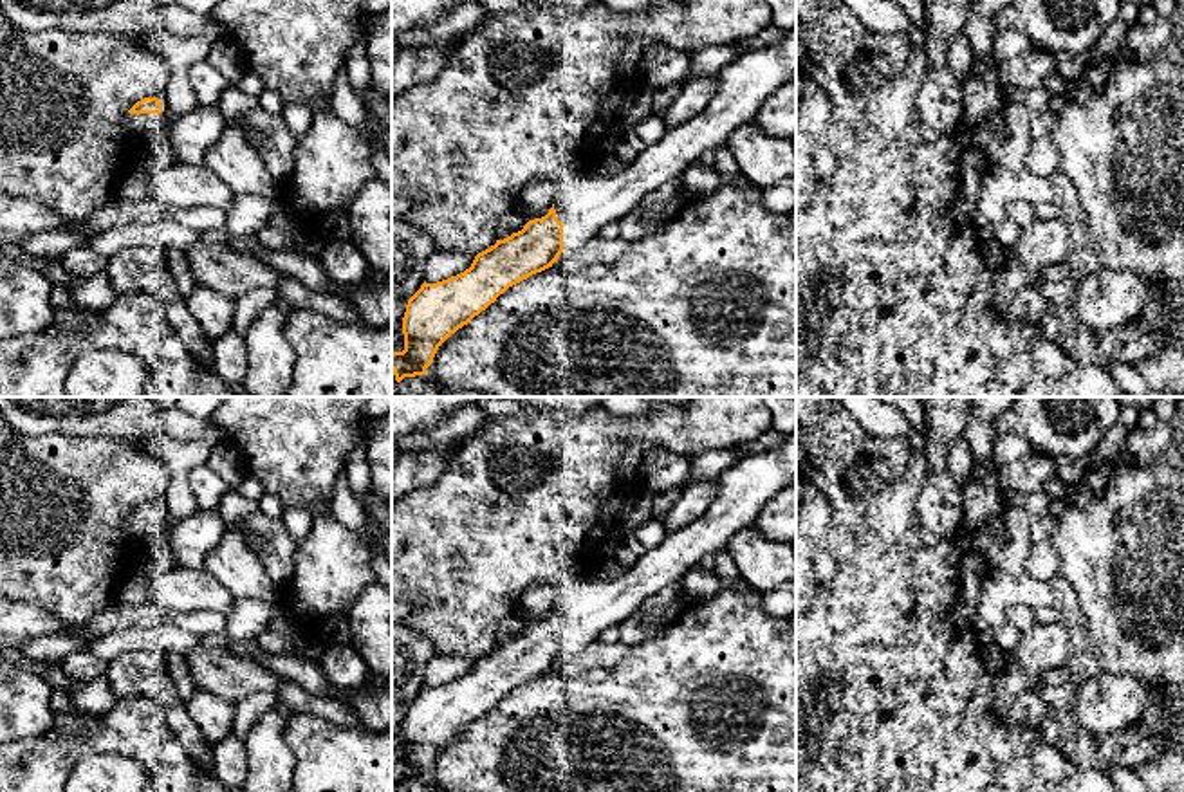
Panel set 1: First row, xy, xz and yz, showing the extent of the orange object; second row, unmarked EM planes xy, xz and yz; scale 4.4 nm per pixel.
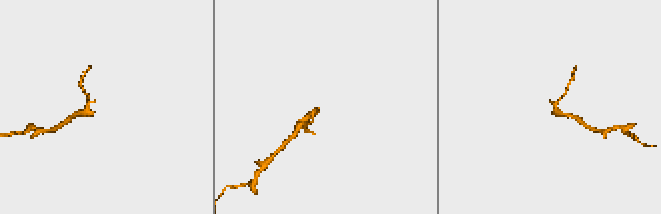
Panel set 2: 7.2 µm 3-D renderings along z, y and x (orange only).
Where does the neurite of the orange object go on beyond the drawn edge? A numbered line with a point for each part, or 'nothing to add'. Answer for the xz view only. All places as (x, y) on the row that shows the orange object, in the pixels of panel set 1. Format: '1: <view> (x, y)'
1: xz (585, 202)

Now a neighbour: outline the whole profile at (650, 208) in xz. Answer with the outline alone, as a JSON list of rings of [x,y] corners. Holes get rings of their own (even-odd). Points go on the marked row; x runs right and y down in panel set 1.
[[[680,177],[671,179],[664,182],[661,188],[657,188],[653,193],[650,193],[635,209],[634,213],[643,215],[648,224],[650,231],[657,233],[664,227],[668,218],[661,213],[661,207],[677,197],[682,189],[682,180]]]

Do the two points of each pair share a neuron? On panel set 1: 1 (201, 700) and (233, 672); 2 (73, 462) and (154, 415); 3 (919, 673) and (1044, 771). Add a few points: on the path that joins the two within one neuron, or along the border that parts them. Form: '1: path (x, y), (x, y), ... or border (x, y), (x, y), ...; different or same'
1: border (197, 688), (213, 691), (235, 704); different
2: border (73, 435), (103, 435), (121, 442); different
3: border (1038, 740), (1031, 751), (1029, 773); different

